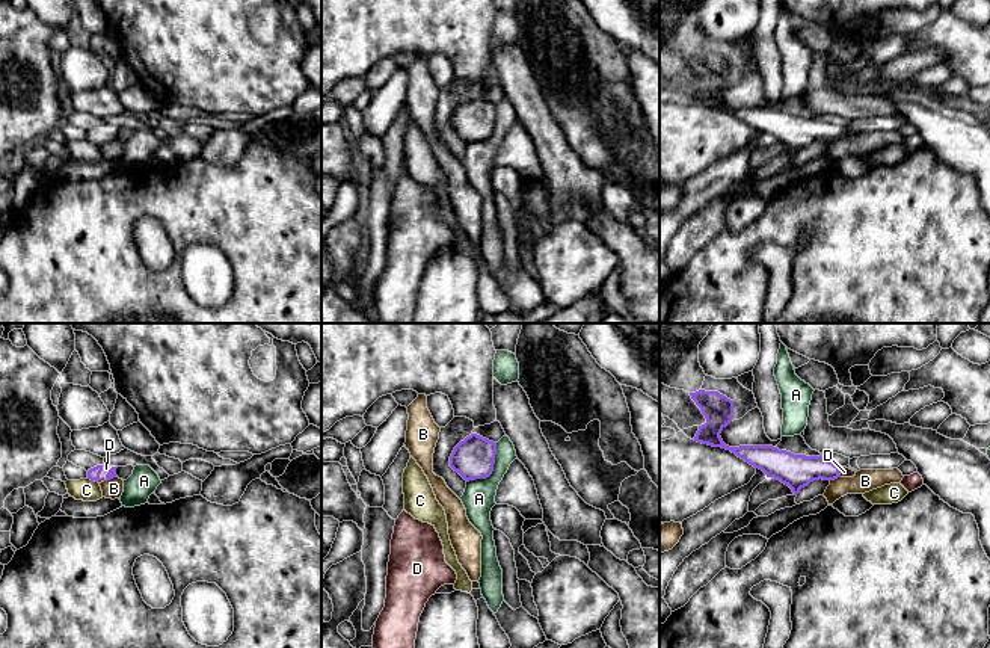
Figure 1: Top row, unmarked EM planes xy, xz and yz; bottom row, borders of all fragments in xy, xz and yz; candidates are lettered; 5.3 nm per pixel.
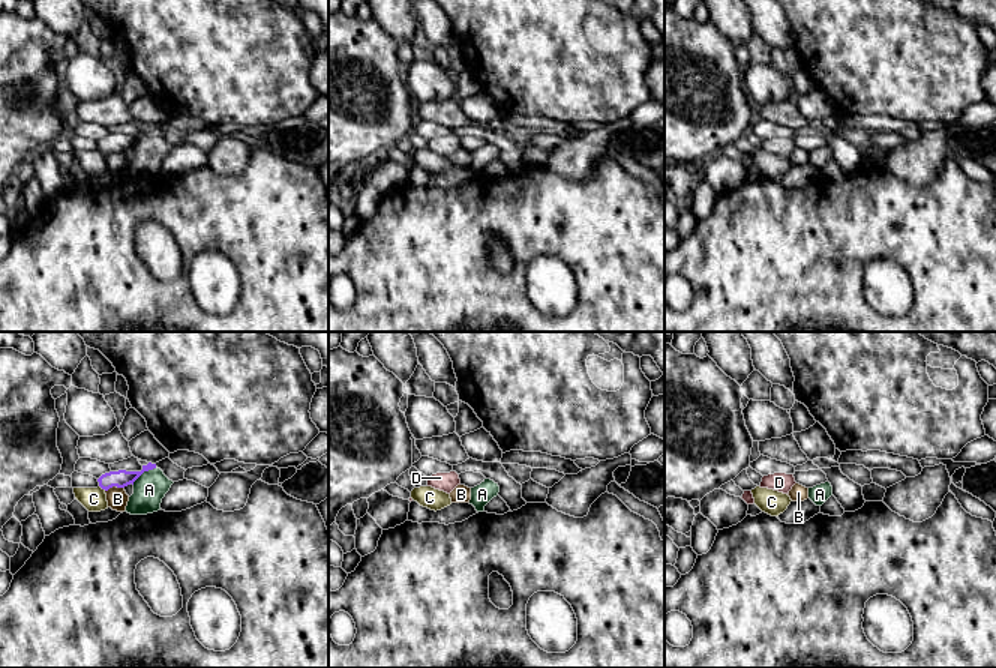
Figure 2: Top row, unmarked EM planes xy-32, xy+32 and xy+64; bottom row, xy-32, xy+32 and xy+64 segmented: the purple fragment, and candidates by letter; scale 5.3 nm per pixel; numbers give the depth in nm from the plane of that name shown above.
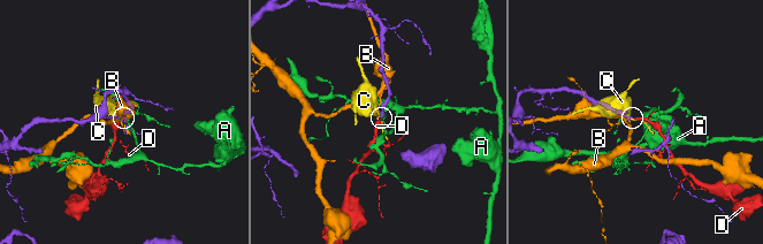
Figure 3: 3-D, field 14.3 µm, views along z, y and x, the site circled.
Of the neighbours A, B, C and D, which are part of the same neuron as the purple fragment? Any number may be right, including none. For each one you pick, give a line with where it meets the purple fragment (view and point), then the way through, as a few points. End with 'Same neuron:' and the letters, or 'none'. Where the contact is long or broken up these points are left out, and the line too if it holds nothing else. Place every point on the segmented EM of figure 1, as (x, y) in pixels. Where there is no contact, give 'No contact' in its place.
D: Touches purple at yz (838, 472). Path across: yz (797, 472), (838, 472), (844, 472)
Same neuron: D

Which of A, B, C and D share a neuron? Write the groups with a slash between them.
A / B / C / D

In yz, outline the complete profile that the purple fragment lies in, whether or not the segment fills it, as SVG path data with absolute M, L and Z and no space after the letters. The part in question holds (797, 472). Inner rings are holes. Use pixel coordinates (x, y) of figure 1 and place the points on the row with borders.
M705 390L690 393L690 396L706 418L706 423L699 426L694 441L730 450L755 468L762 470L767 477L774 477L788 485L794 495L813 480L835 480L838 477L856 476L856 471L838 467L821 455L794 455L773 446L729 447L723 443L720 434L732 421L733 400L718 391Z

